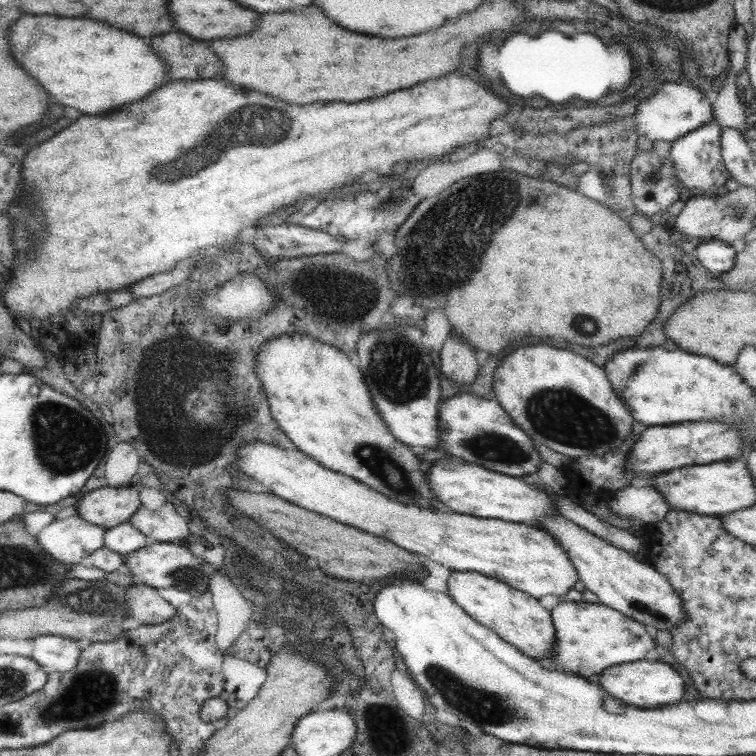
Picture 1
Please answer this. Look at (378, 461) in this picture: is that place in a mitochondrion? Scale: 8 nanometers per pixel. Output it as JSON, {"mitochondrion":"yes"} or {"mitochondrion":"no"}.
{"mitochondrion":"yes"}

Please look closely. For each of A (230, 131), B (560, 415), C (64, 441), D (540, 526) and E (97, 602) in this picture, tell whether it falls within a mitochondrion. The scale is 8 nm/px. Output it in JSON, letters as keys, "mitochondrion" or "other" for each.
{"A":"mitochondrion","B":"mitochondrion","C":"mitochondrion","D":"other","E":"mitochondrion"}

